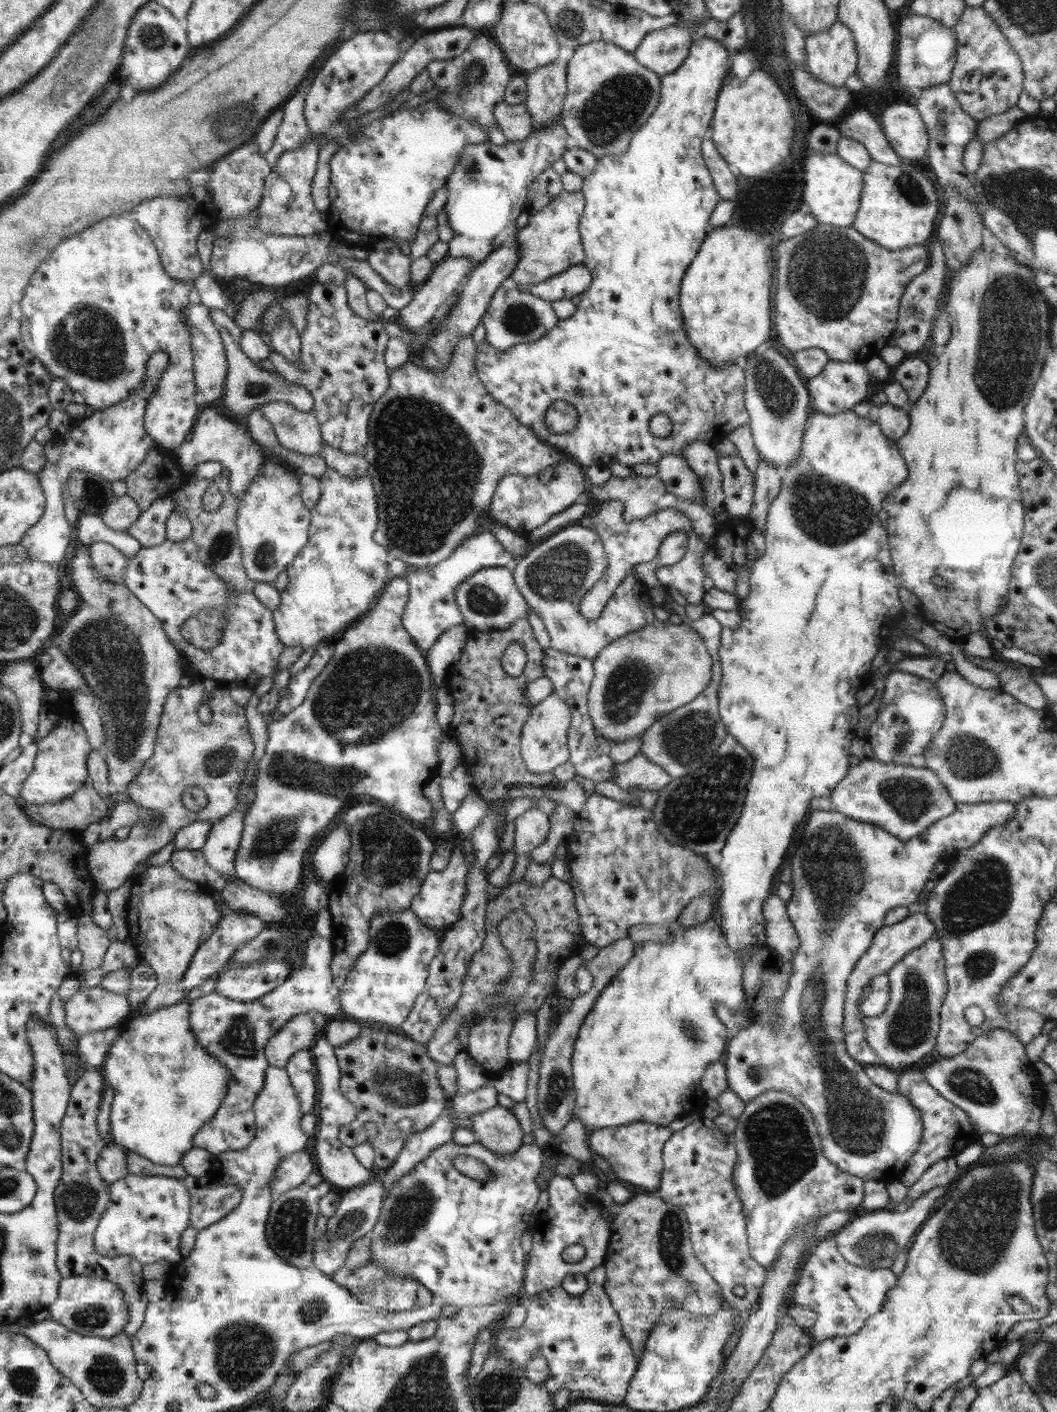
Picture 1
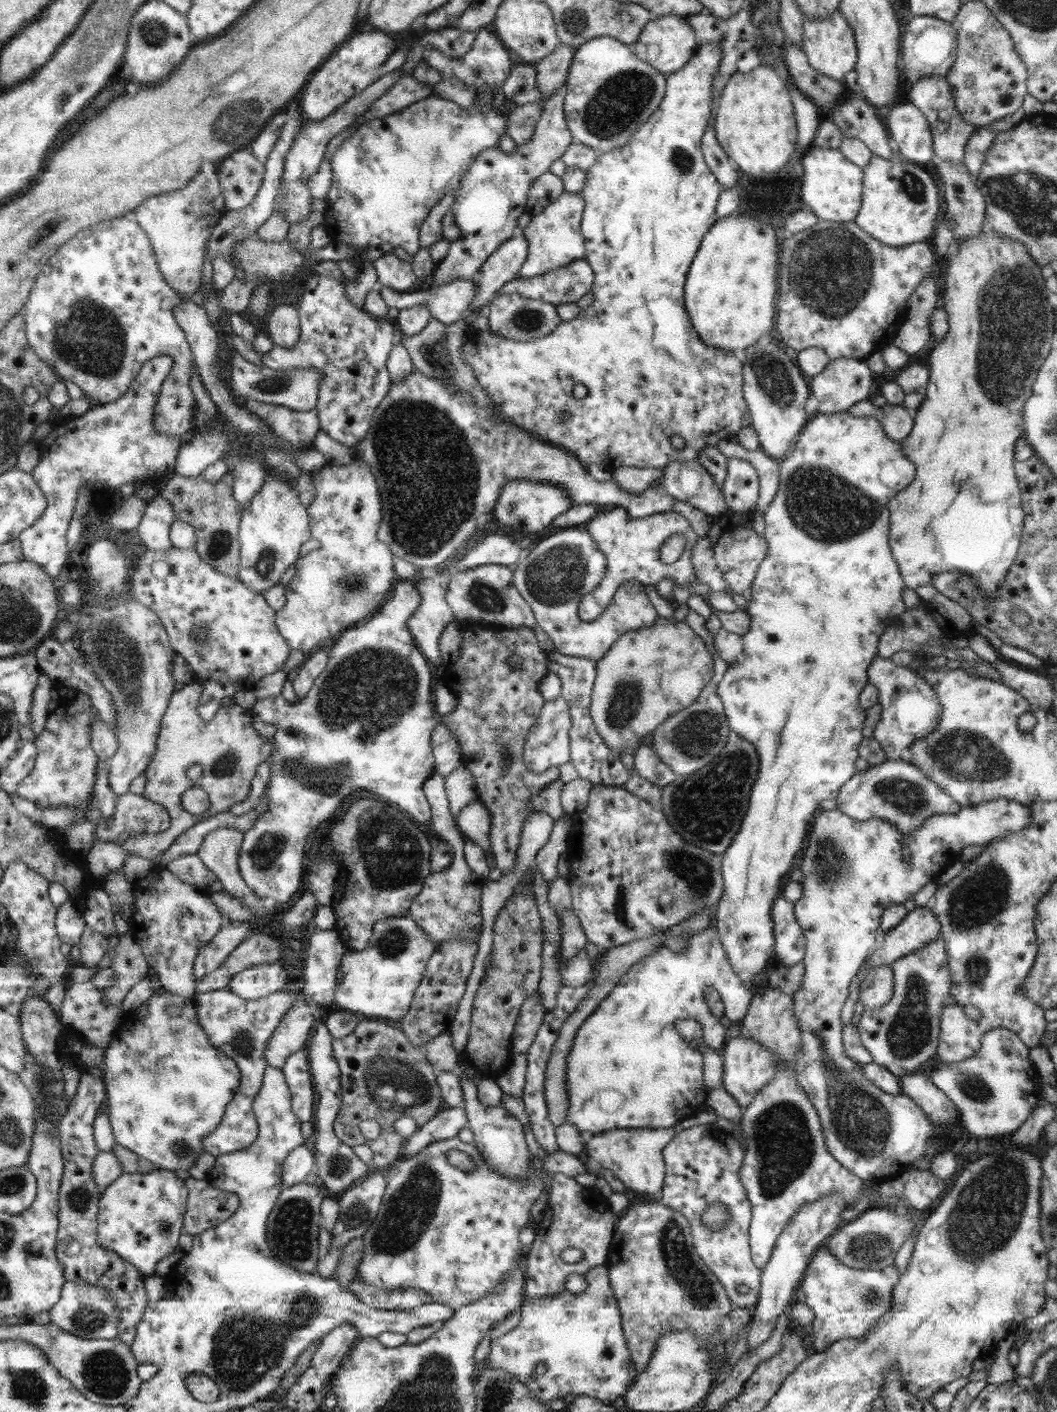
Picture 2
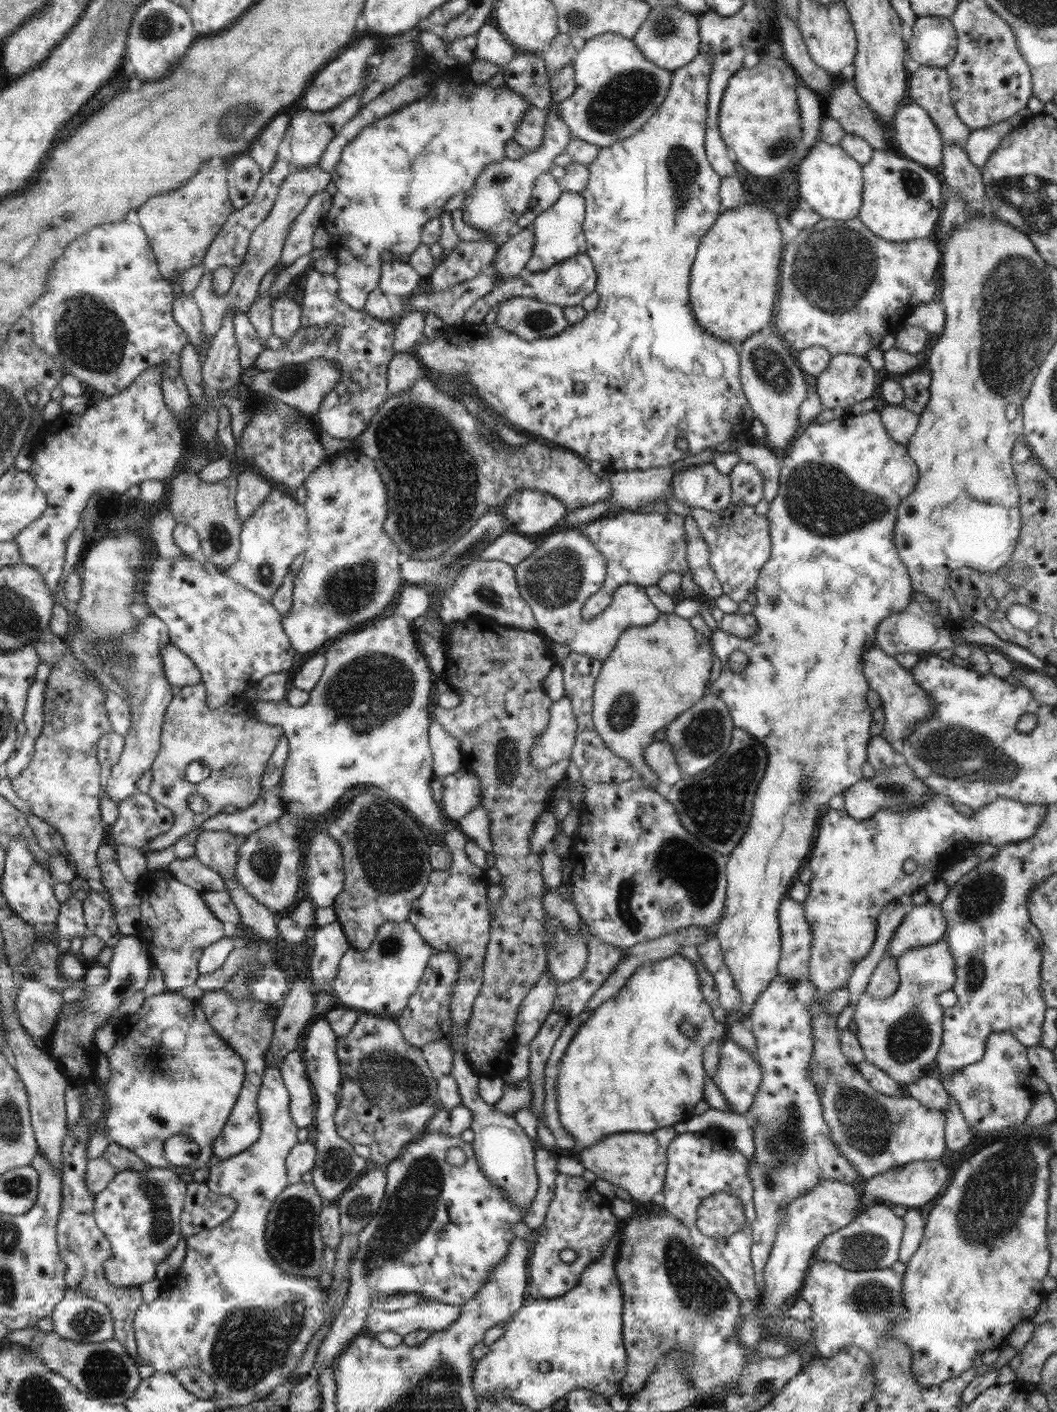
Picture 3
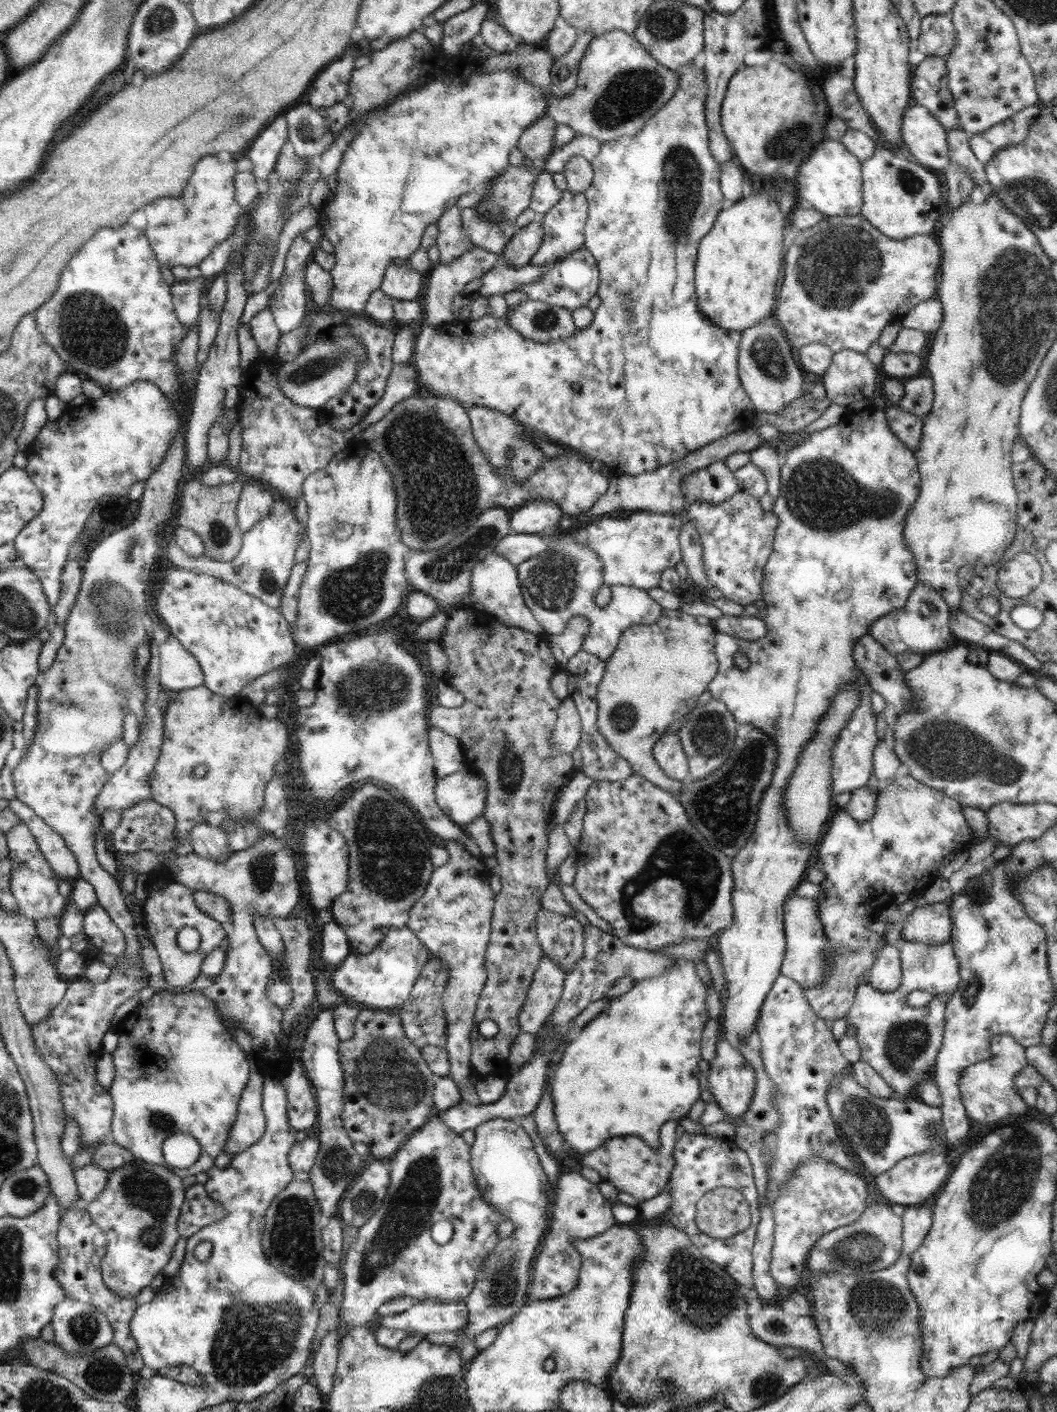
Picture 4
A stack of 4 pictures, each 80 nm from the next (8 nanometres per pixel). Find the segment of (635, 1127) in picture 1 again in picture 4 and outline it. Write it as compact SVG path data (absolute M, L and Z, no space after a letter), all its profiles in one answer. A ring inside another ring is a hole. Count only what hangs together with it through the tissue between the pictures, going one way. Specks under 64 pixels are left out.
M678 1120L666 1121L660 1129L660 1146L653 1149L639 1136L624 1135L604 1139L604 1142L594 1151L586 1153L582 1158L583 1167L590 1167L607 1182L614 1186L618 1193L626 1193L634 1197L638 1202L648 1201L656 1197L662 1190L667 1189L670 1180L670 1172L674 1168L672 1150L676 1140L676 1126Z

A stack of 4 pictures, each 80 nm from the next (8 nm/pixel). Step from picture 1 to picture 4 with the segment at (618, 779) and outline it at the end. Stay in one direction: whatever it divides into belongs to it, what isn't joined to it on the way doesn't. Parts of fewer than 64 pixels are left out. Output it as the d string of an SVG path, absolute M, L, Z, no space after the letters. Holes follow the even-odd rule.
M677 732L666 733L654 744L654 759L658 766L674 780L686 781L690 778L688 757L678 739Z

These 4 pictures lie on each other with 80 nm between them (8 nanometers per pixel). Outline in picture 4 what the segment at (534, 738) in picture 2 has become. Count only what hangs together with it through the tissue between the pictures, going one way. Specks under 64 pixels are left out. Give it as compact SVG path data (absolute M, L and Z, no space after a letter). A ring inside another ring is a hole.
M570 697L562 699L558 708L558 720L552 735L552 745L560 753L572 755L580 744L582 719Z

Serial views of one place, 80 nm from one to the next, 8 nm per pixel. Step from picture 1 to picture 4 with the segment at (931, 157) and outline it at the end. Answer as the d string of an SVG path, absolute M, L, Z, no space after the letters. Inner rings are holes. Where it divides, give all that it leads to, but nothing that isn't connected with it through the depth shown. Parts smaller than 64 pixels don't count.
M928 56L920 64L913 68L911 74L911 98L912 103L927 108L932 116L939 120L939 123L948 133L953 128L961 128L959 125L959 116L954 108L954 97L947 88L947 66L944 58L937 56Z

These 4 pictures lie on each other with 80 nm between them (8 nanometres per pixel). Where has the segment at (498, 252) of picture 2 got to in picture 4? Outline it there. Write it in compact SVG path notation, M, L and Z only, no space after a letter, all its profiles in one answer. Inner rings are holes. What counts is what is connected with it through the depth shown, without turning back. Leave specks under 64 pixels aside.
M539 218L523 228L516 229L501 256L506 259L510 267L526 266L531 262L533 254L540 249L544 236L544 229Z

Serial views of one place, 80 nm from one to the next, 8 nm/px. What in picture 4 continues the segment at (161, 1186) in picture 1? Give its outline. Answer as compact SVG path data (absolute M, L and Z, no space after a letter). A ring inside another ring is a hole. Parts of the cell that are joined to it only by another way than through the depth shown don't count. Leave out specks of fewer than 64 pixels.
M136 1160L134 1163L108 1172L108 1183L104 1191L100 1192L92 1203L85 1204L92 1224L100 1228L108 1243L107 1253L99 1265L104 1284L117 1296L135 1299L142 1288L150 1286L152 1278L160 1274L162 1268L168 1264L174 1246L181 1238L177 1225L184 1205L185 1190L182 1177L162 1166Z

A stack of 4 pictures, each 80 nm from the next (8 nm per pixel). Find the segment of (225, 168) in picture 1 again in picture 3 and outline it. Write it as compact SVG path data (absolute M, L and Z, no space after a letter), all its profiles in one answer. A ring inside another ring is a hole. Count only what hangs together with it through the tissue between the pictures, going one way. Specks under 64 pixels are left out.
M246 152L237 154L228 161L228 195L234 209L240 209L252 202L263 172L259 164Z

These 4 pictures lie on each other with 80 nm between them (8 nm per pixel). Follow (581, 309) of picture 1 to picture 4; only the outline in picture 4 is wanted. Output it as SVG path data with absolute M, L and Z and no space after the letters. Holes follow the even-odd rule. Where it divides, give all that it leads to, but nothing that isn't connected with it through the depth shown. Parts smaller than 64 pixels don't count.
M696 65L679 76L679 88L672 98L660 107L641 128L636 136L623 136L616 140L601 143L600 152L589 163L592 165L593 177L591 185L583 192L588 200L588 218L585 223L584 247L590 251L597 263L599 271L599 287L597 295L601 303L594 312L593 321L584 330L576 330L570 340L560 342L536 343L524 339L524 336L510 328L504 318L494 318L488 312L478 320L466 318L460 322L428 325L420 324L416 333L414 349L409 362L417 370L417 382L421 389L435 399L450 399L459 402L466 409L474 405L493 408L515 418L534 434L543 435L549 441L582 454L587 460L599 460L613 473L638 476L646 471L675 463L683 459L689 452L726 436L727 434L751 428L758 413L753 407L748 393L742 386L738 372L739 344L733 342L730 334L716 326L697 306L696 300L696 260L697 250L702 238L714 227L718 214L727 206L720 188L721 167L712 158L709 149L708 127L705 121L705 102L707 86L706 71ZM573 384L581 386L580 391L573 389Z

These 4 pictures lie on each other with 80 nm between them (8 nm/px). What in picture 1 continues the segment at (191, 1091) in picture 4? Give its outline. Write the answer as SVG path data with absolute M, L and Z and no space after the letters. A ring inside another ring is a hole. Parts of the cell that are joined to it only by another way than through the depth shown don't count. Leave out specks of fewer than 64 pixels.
M183 998L168 1008L157 1008L128 1019L124 1025L120 1023L120 1031L101 1067L106 1082L113 1088L110 1113L112 1142L160 1166L181 1165L182 1157L193 1147L194 1134L212 1120L227 1091L227 1082L233 1077L197 1042L189 1023L189 1004L190 1001Z

